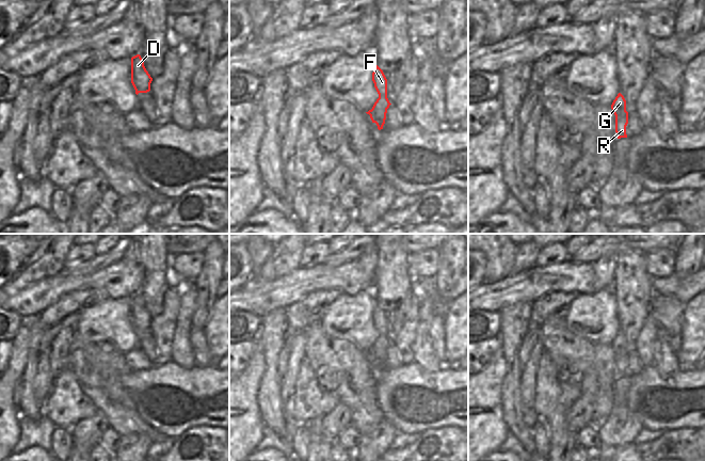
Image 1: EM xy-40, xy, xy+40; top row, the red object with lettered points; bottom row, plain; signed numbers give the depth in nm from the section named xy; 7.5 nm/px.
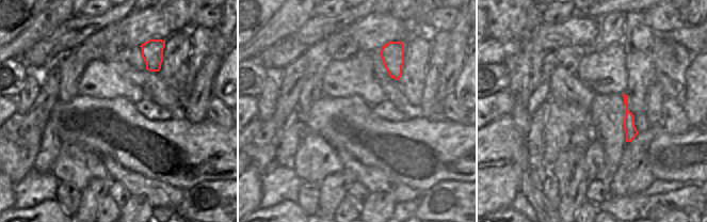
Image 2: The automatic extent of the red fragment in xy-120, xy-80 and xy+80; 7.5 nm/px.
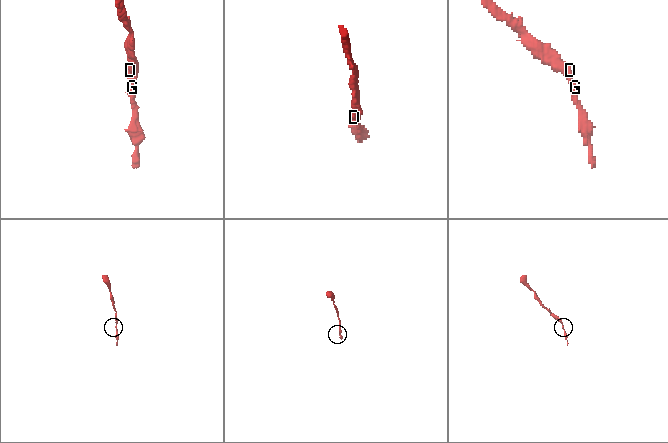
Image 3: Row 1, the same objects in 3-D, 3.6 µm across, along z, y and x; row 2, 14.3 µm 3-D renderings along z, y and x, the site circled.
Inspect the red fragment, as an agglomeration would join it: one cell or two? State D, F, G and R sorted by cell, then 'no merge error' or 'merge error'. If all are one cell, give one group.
groups D F G R; no merge error

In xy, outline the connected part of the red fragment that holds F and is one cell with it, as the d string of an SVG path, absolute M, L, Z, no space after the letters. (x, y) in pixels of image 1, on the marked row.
M378 65L372 73L372 81L379 94L379 98L374 102L372 109L366 113L370 115L372 123L375 123L378 129L381 130L385 124L387 109L391 104L387 98L387 79Z

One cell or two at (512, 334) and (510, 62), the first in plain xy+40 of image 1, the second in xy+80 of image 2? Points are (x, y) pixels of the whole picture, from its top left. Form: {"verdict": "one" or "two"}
{"verdict": "one"}

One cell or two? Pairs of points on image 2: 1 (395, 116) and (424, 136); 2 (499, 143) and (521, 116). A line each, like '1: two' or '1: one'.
1: two
2: two

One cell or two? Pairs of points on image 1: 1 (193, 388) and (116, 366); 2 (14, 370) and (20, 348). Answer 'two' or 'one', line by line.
1: one
2: one

